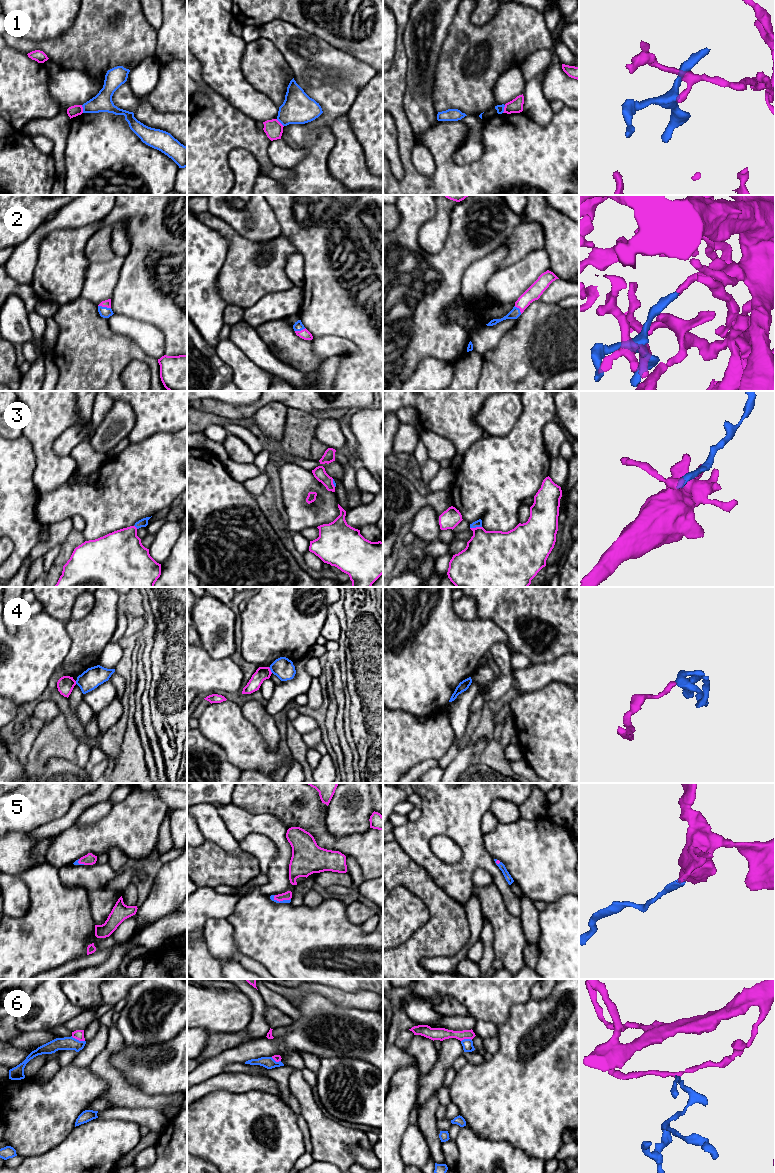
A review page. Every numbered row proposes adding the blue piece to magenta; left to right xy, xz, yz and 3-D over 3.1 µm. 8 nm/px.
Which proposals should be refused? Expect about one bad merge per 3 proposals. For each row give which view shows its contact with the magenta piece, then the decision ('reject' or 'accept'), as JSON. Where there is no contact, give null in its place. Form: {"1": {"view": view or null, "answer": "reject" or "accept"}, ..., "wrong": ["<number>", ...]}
{"1": {"view": "xy", "answer": "reject"}, "2": {"view": "xy", "answer": "accept"}, "3": {"view": "yz", "answer": "accept"}, "4": {"view": "xz", "answer": "reject"}, "5": {"view": "xz", "answer": "accept"}, "6": {"view": "xy", "answer": "reject"}, "wrong": ["1", "4", "6"]}

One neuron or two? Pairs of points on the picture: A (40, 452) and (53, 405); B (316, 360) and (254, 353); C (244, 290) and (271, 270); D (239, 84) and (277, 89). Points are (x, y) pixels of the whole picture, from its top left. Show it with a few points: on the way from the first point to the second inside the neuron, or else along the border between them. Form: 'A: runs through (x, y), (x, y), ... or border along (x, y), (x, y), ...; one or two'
A: runs through (42, 440), (42, 426), (48, 417); one
B: border along (260, 336), (276, 357), (294, 368); two
C: runs through (251, 283), (264, 270); one
D: border along (241, 65), (244, 78), (271, 100); two

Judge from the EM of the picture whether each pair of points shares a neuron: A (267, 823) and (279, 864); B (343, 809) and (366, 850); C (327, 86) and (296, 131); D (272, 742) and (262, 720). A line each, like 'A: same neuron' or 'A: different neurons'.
A: same neuron
B: different neurons
C: same neuron
D: same neuron

